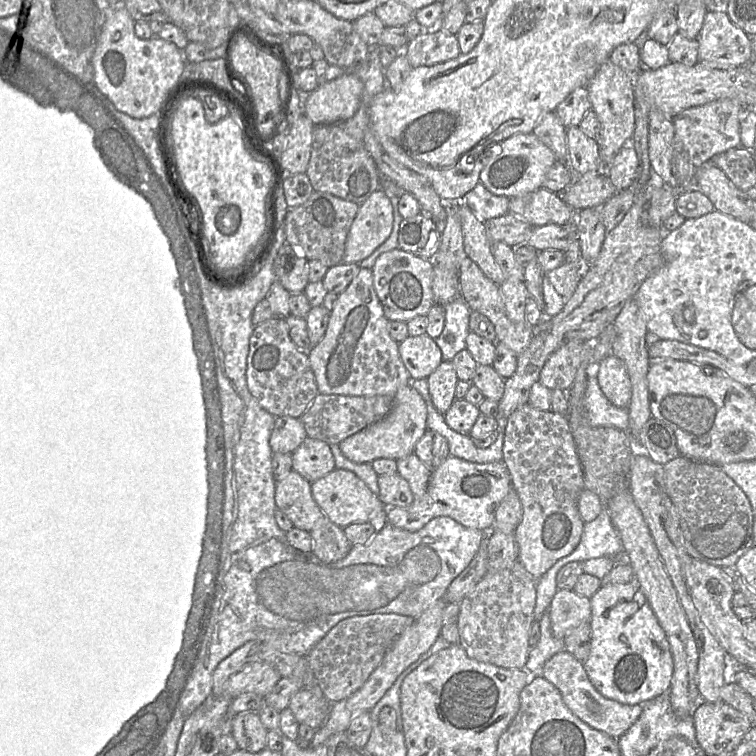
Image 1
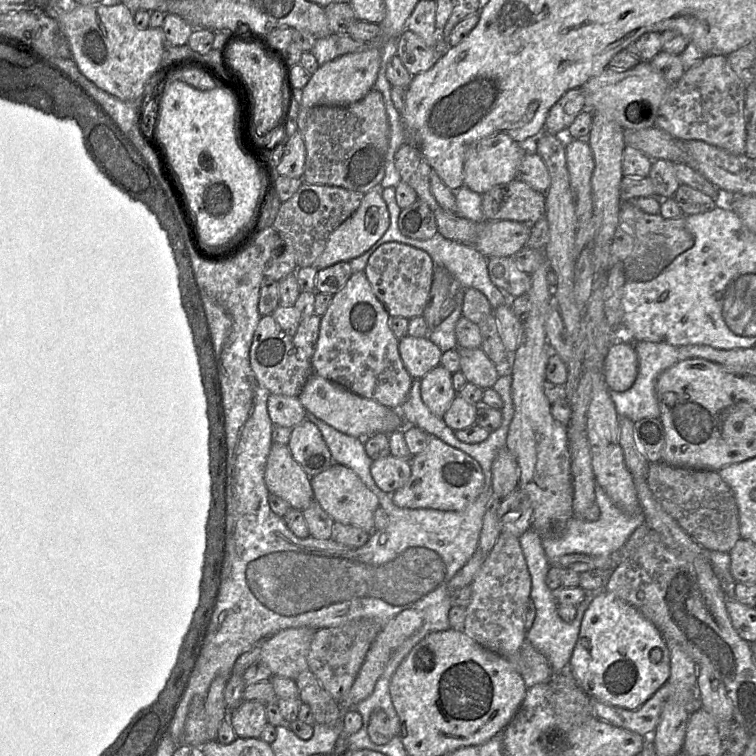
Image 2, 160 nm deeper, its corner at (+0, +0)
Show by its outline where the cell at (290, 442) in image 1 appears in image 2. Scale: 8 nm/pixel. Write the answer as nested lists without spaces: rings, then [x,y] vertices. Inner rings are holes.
[[[270,394],[267,404],[274,425],[293,428],[306,419],[306,411],[298,397]]]

